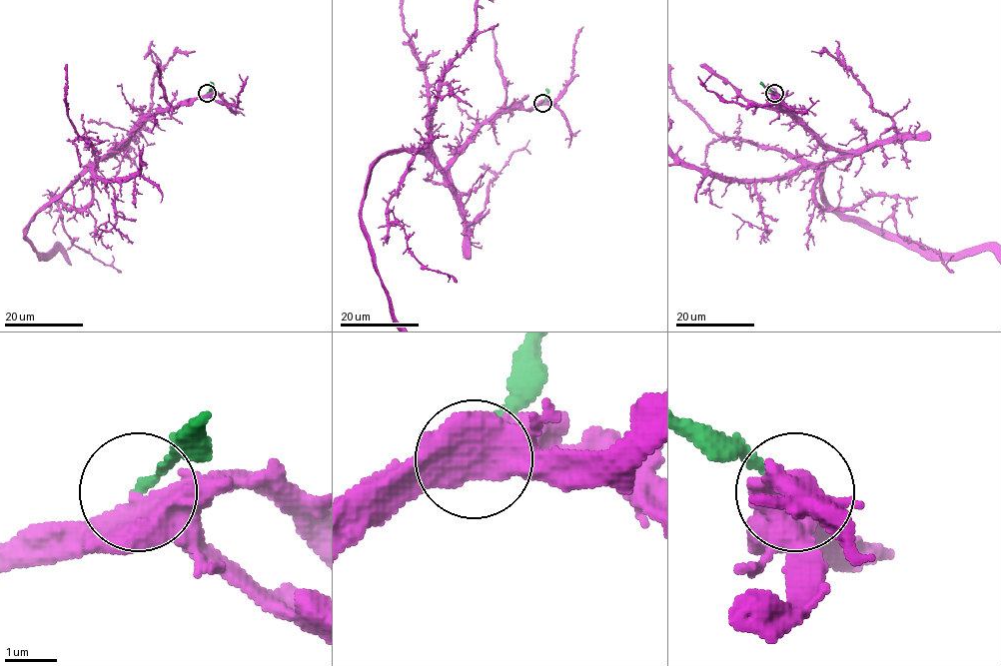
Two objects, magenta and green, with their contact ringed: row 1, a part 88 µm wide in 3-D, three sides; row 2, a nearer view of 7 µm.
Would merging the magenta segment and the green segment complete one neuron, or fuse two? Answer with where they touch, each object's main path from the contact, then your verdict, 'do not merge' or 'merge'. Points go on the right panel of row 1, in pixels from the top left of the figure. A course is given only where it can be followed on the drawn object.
(774, 93) | green via (774, 93), (761, 81) | do not merge

